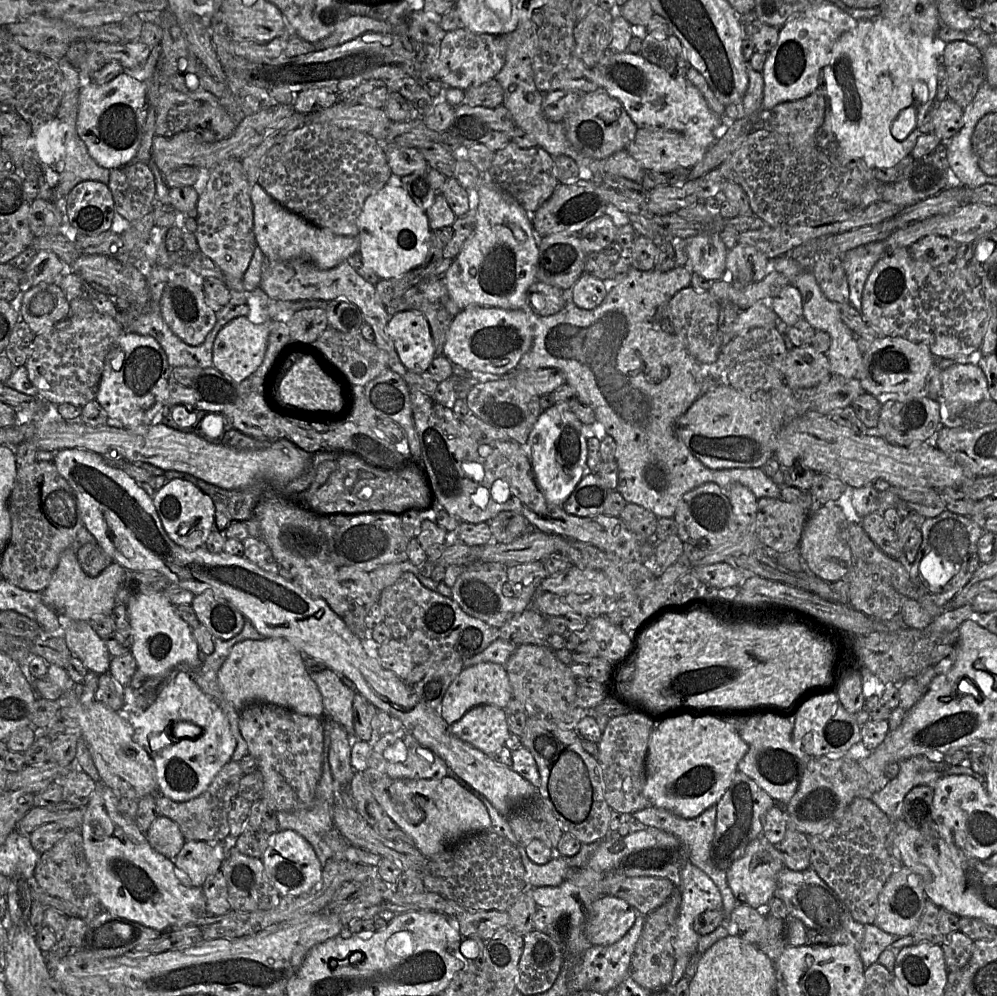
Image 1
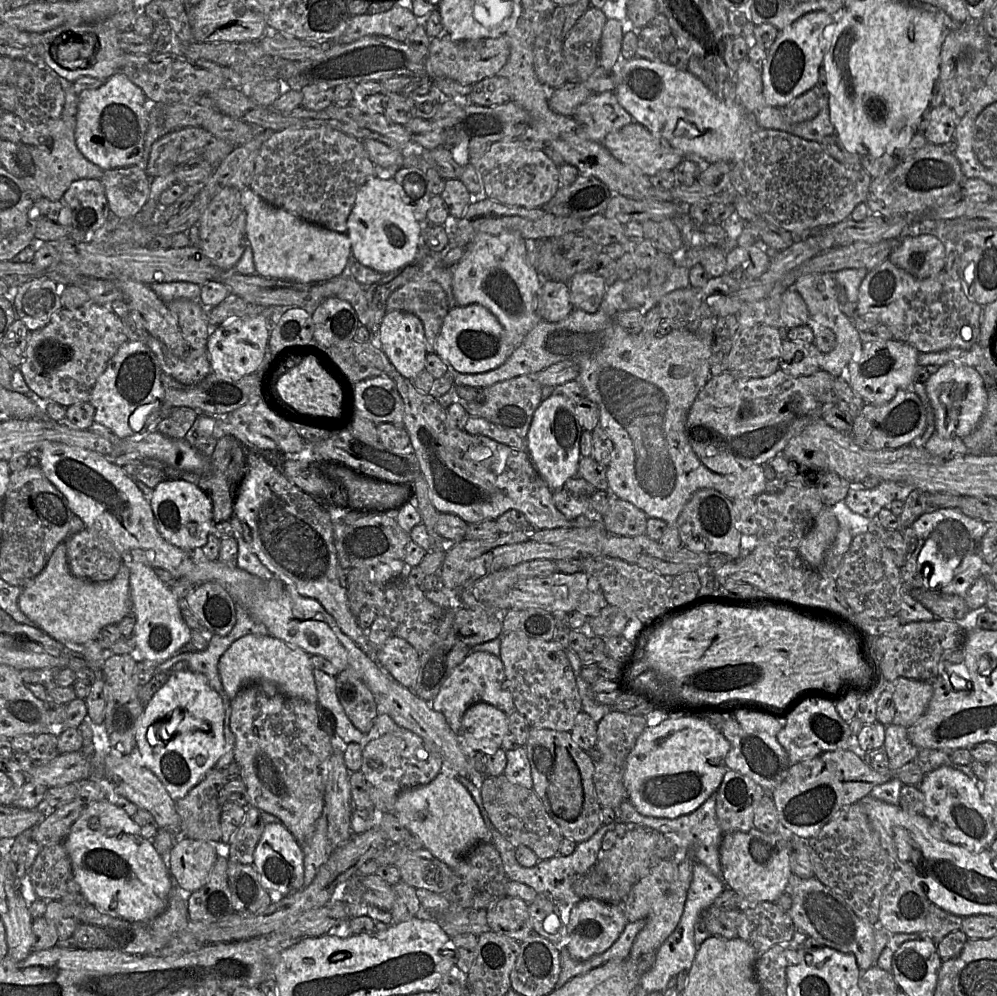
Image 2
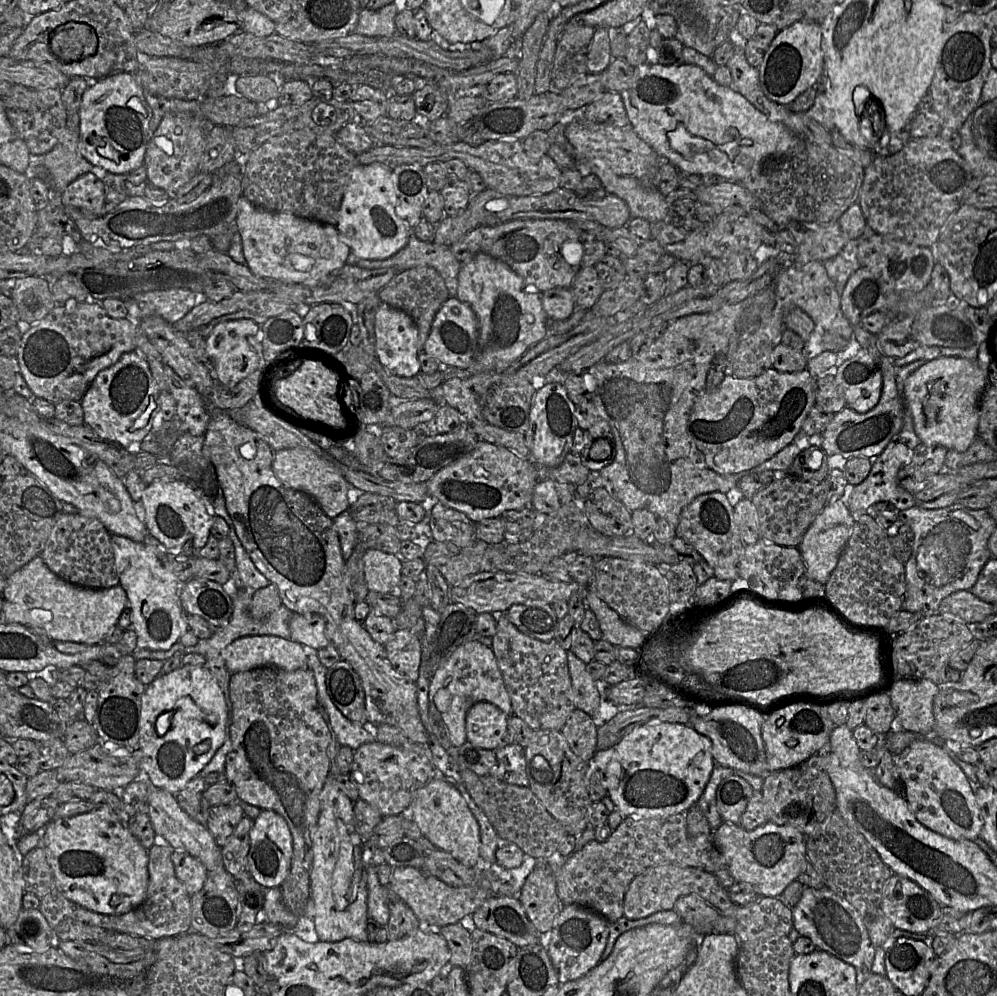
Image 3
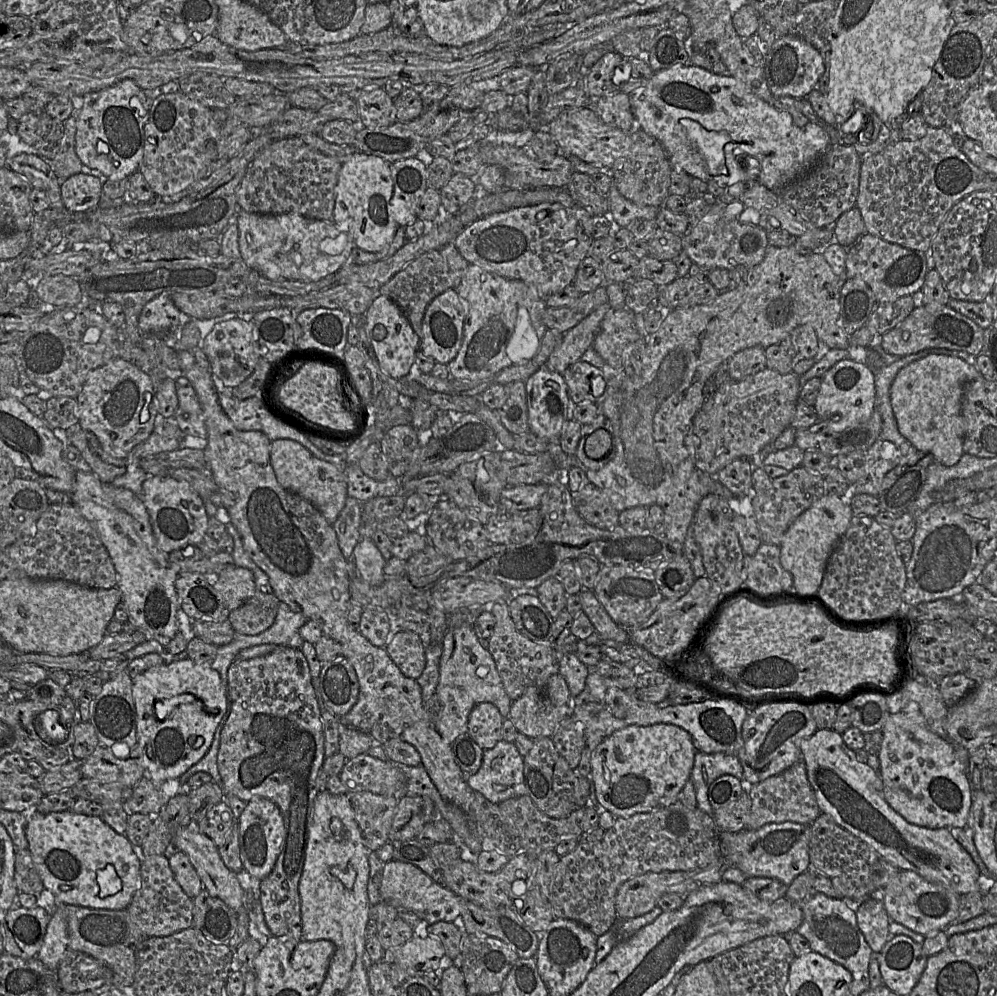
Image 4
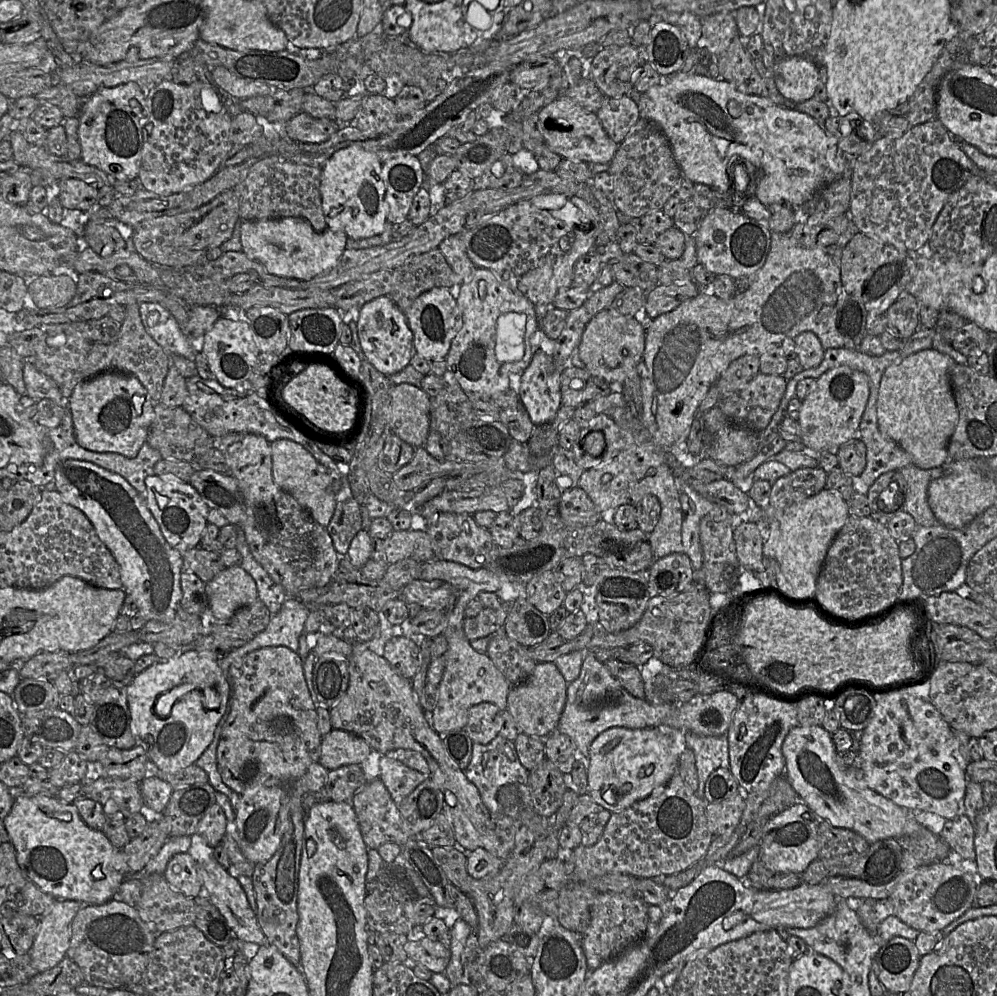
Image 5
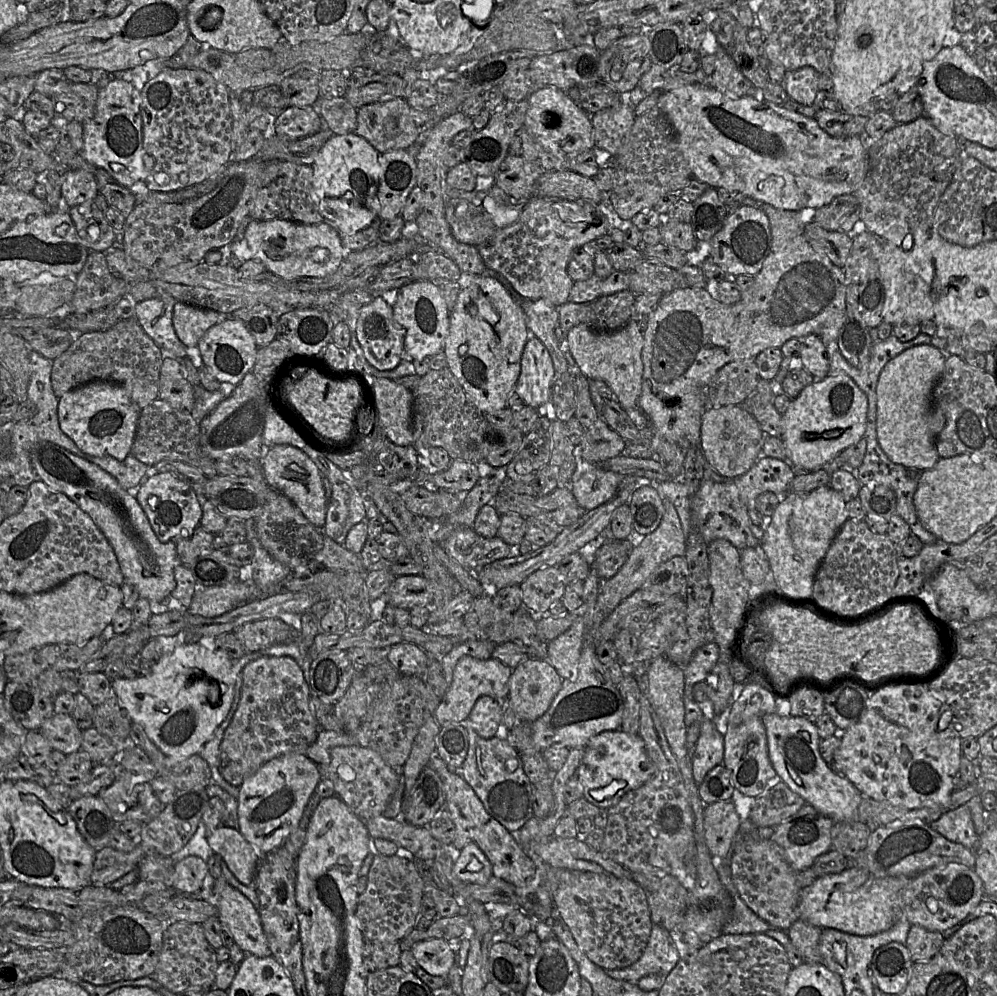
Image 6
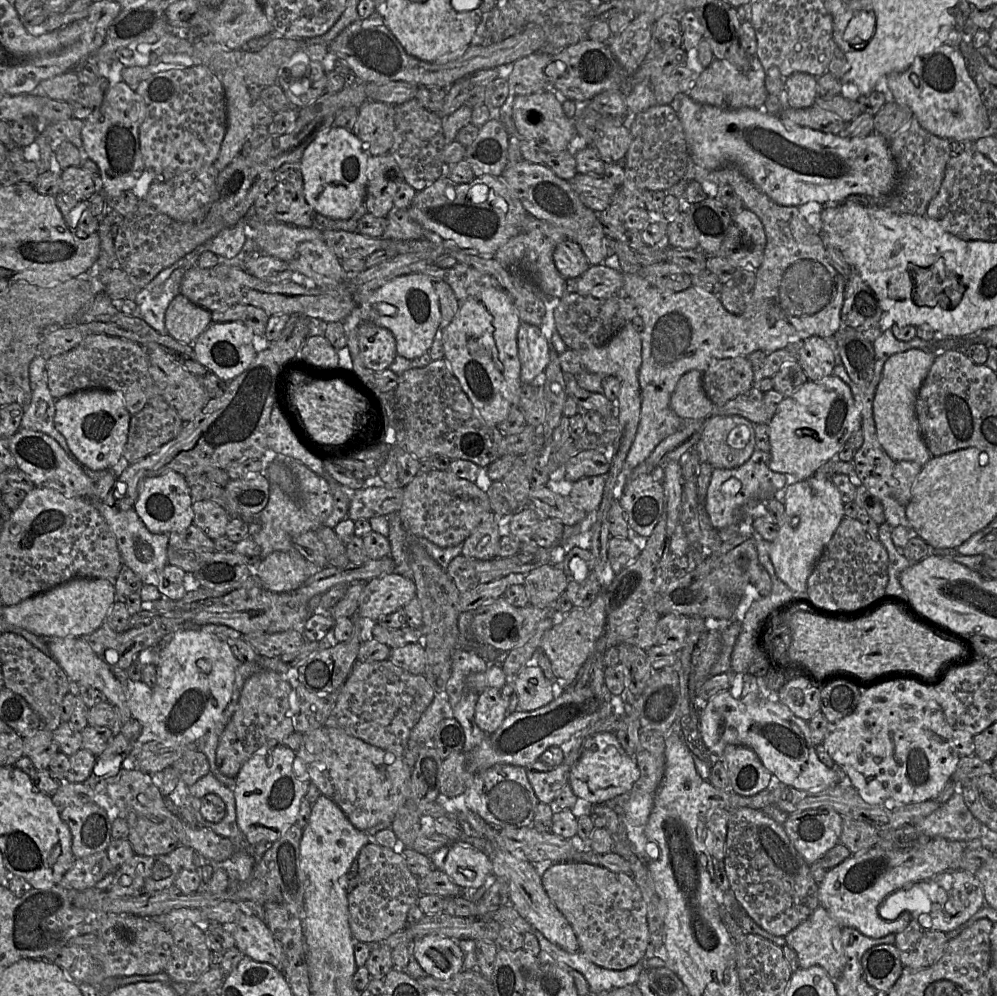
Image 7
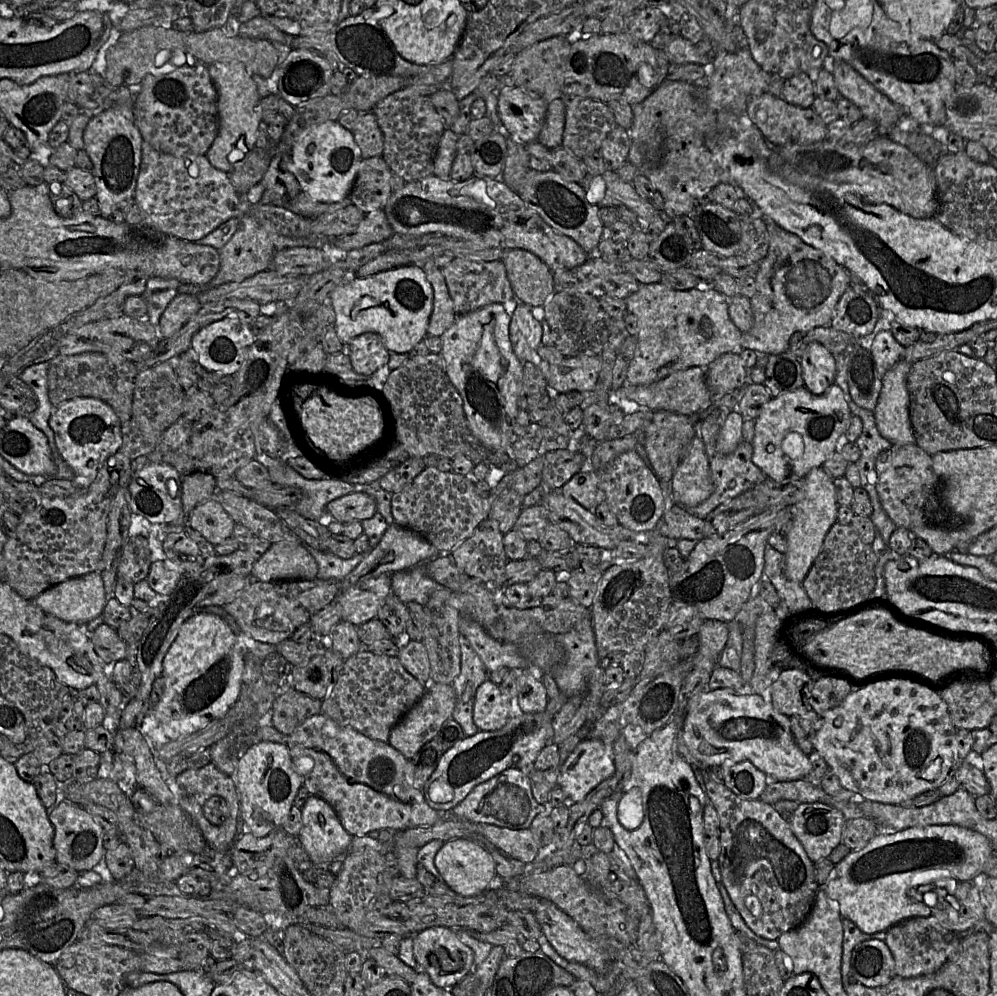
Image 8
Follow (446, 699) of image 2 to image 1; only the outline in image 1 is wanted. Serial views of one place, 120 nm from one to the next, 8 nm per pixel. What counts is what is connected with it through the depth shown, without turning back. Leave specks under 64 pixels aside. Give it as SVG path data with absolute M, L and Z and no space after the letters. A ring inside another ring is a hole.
M483 662L464 668L448 687L438 710L444 722L450 726L459 721L470 709L480 705L504 709L513 697L505 665Z

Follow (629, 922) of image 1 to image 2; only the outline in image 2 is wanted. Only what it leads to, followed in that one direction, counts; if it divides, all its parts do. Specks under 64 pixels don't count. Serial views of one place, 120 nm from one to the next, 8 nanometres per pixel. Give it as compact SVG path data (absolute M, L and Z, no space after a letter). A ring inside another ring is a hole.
M581 899L575 903L567 924L567 950L575 960L586 960L608 950L623 932L628 920L622 904L597 899Z

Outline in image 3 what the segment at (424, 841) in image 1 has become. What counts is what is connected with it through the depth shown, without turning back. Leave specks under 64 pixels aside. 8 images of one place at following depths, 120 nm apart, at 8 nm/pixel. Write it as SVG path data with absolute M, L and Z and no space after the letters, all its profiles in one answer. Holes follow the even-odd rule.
M433 778L418 789L406 811L419 827L423 837L438 849L450 853L456 860L470 868L482 867L480 856L480 828L459 790L445 778Z

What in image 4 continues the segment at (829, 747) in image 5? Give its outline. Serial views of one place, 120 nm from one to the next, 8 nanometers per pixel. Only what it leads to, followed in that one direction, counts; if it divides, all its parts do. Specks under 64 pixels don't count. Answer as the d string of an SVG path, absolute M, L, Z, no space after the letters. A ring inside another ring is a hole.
M817 729L800 744L802 761L807 778L815 794L821 813L830 816L836 824L865 842L882 858L899 870L911 870L924 879L937 883L959 895L980 891L980 870L968 852L954 839L948 828L931 829L908 822L893 810L884 798L883 783L874 769L857 759L855 751L849 749L842 735L833 729Z

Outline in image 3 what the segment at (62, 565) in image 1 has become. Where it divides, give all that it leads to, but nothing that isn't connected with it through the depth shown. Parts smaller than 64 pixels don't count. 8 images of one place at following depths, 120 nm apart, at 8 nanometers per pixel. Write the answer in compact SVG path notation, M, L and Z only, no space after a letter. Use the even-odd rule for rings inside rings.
M40 556L7 578L3 597L5 622L24 625L52 640L88 645L102 643L128 607L126 591L120 584L106 589L73 585L53 573Z

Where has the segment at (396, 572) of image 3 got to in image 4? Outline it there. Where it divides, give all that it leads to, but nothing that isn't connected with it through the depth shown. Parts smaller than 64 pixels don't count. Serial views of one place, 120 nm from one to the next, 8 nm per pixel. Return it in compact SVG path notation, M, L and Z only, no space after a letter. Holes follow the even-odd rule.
M361 539L353 550L358 576L372 586L381 585L386 577L384 566L386 560L372 539Z

